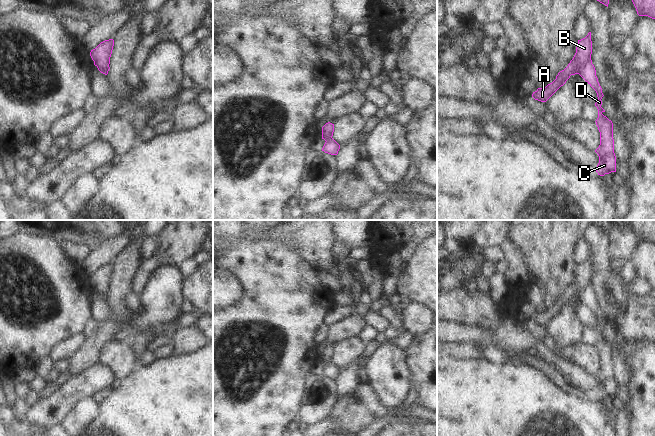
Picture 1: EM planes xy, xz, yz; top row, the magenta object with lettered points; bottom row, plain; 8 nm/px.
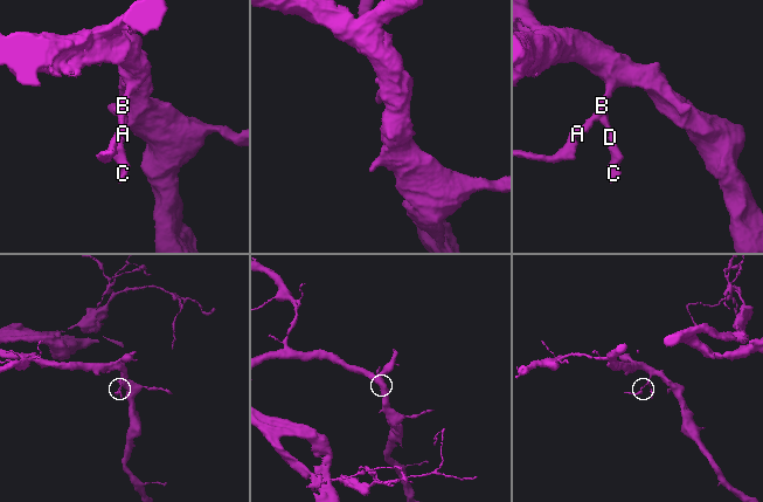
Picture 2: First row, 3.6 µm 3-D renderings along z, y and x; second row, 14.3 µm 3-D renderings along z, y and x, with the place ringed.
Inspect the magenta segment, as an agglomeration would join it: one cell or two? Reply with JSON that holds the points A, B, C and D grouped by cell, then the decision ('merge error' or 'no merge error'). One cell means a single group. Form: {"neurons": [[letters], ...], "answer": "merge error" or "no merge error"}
{"neurons": [["A", "B"], ["C", "D"]], "answer": "merge error"}

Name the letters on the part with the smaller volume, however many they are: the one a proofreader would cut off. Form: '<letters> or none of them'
C, D

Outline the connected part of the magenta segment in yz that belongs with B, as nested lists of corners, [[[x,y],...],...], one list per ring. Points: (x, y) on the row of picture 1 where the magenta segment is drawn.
[[[591,32],[578,40],[576,53],[568,66],[560,71],[556,79],[544,88],[538,88],[533,92],[532,97],[535,100],[546,102],[561,86],[563,86],[571,75],[579,74],[579,69],[584,66],[590,59],[592,54]]]

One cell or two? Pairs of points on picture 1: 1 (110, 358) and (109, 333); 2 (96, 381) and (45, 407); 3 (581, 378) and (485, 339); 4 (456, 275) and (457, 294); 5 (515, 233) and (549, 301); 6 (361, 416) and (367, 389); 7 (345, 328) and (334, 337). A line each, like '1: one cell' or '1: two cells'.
1: two cells
2: one cell
3: one cell
4: two cells
5: one cell
6: one cell
7: one cell

